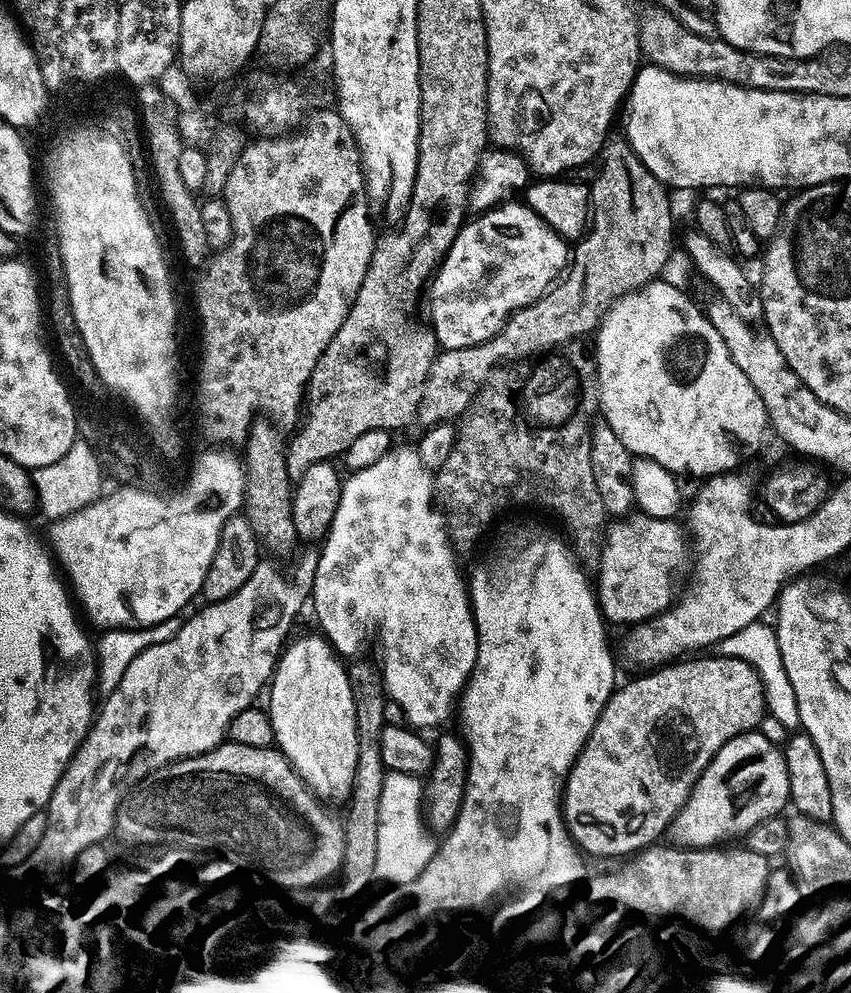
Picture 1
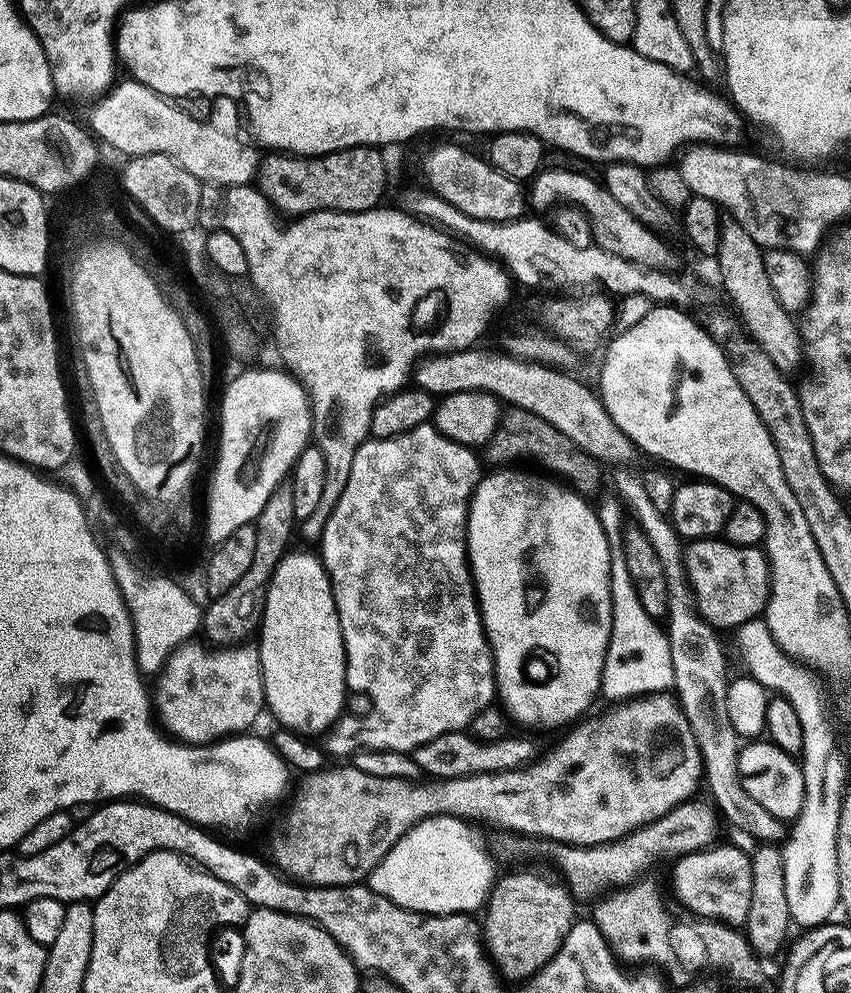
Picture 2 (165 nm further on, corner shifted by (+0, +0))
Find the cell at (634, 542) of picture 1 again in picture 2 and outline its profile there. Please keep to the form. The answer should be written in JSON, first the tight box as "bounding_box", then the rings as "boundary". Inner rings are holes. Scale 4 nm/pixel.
{"bounding_box":[684,538,772,630],"boundary":[[[720,538],[693,540],[684,550],[684,570],[688,574],[688,583],[696,594],[696,609],[700,612],[700,617],[713,628],[739,630],[767,613],[768,600],[772,596],[772,569],[767,555],[759,547],[740,548]]]}

